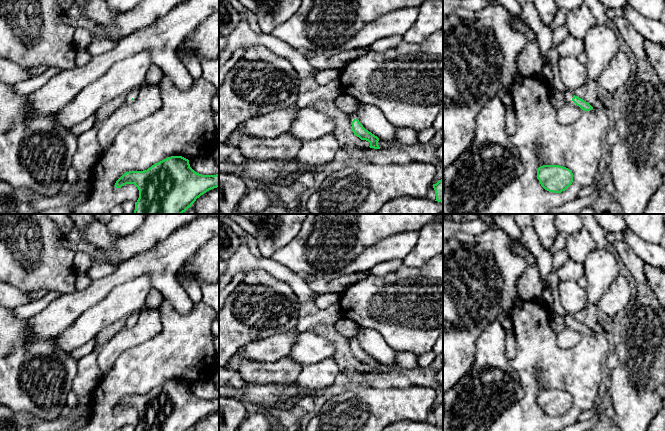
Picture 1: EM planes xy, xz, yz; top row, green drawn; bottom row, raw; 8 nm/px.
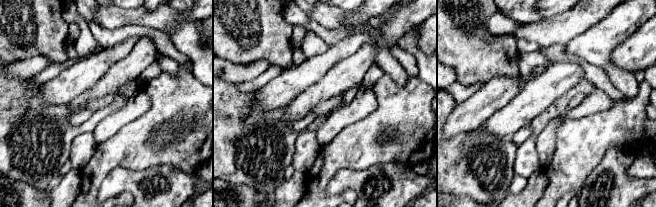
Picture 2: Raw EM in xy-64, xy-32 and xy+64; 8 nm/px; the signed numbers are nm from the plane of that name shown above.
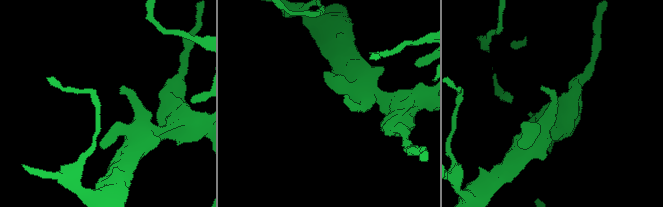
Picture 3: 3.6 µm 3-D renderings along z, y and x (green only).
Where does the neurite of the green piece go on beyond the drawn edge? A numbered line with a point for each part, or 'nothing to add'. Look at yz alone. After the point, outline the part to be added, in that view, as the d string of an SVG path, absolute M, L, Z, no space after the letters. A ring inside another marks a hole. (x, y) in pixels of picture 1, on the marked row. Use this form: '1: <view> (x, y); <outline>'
1: yz (553, 56); M553 47L548 53L548 59L551 63L551 68L552 68L551 72L554 76L552 86L554 86L559 92L561 92L564 95L566 103L577 106L572 101L572 98L574 96L574 92L568 90L561 80L559 66L558 66L559 57L560 56L556 50L556 47Z

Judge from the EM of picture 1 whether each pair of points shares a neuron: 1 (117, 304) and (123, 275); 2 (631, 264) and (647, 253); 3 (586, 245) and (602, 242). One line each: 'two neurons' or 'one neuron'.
1: two neurons
2: two neurons
3: two neurons

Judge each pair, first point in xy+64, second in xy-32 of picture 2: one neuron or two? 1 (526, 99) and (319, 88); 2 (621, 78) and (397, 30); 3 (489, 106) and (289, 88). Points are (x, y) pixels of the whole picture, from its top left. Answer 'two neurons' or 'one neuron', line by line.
1: one neuron
2: one neuron
3: one neuron

